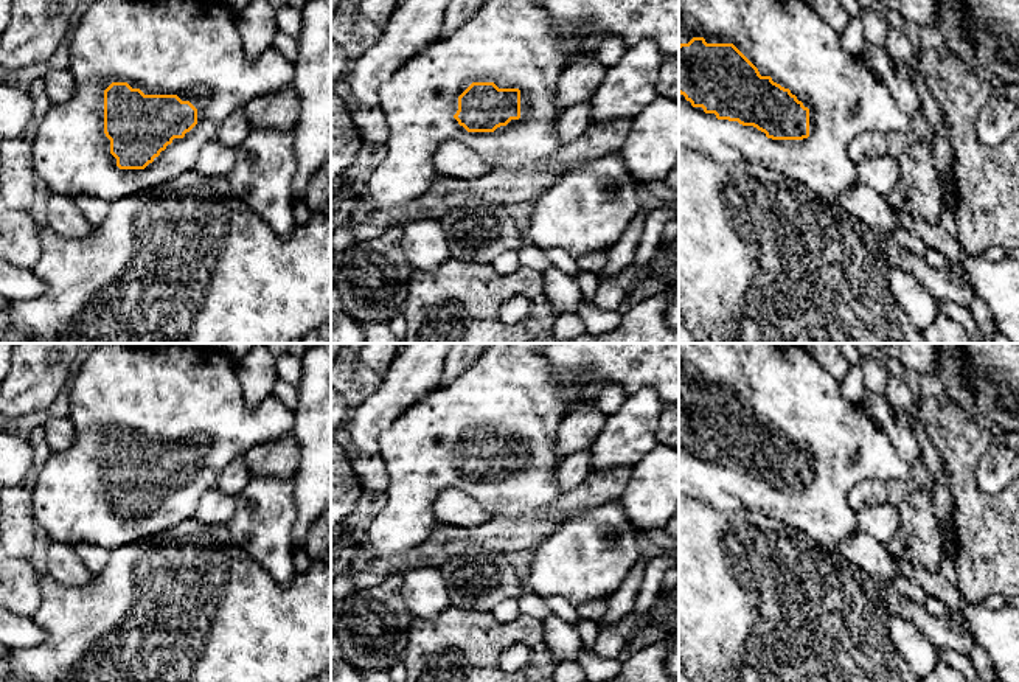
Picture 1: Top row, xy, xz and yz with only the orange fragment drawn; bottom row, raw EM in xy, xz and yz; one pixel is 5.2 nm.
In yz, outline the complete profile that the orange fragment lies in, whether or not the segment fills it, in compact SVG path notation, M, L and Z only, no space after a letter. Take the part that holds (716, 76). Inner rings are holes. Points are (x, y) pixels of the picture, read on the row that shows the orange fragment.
M679 0L679 144L707 154L722 165L763 165L808 186L816 197L839 204L840 196L859 182L856 163L848 157L848 144L862 132L909 132L906 113L890 90L871 71L862 56L850 54L840 43L840 33L833 30L806 0Z

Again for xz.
M483 0L450 36L430 42L402 64L379 92L379 107L385 113L390 137L385 141L387 155L368 182L376 205L402 207L427 193L438 174L433 154L446 140L469 146L492 168L533 168L553 158L562 149L556 90L564 54L564 40L541 0Z

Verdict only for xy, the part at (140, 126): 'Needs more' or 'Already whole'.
Needs more

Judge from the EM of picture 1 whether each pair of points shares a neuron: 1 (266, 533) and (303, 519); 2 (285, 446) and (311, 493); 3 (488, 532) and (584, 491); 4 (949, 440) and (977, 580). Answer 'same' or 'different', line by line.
1: different
2: different
3: same
4: same

